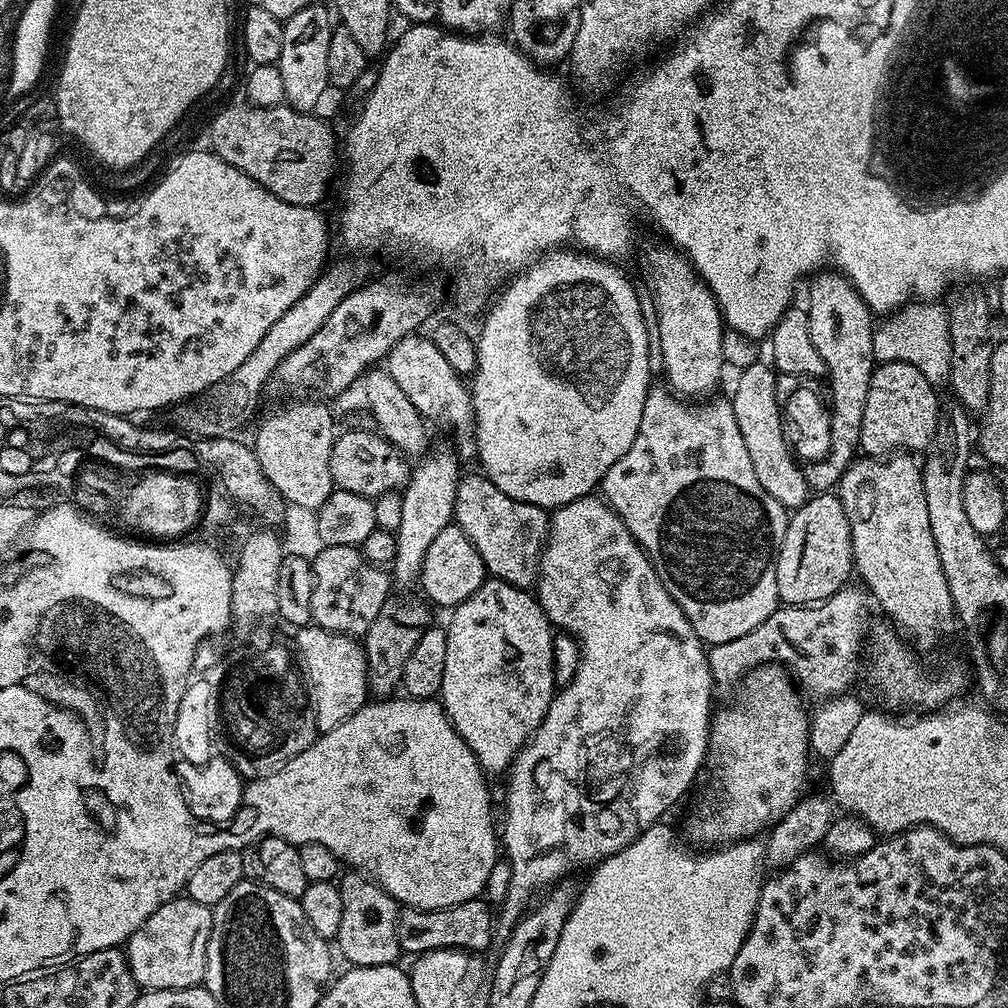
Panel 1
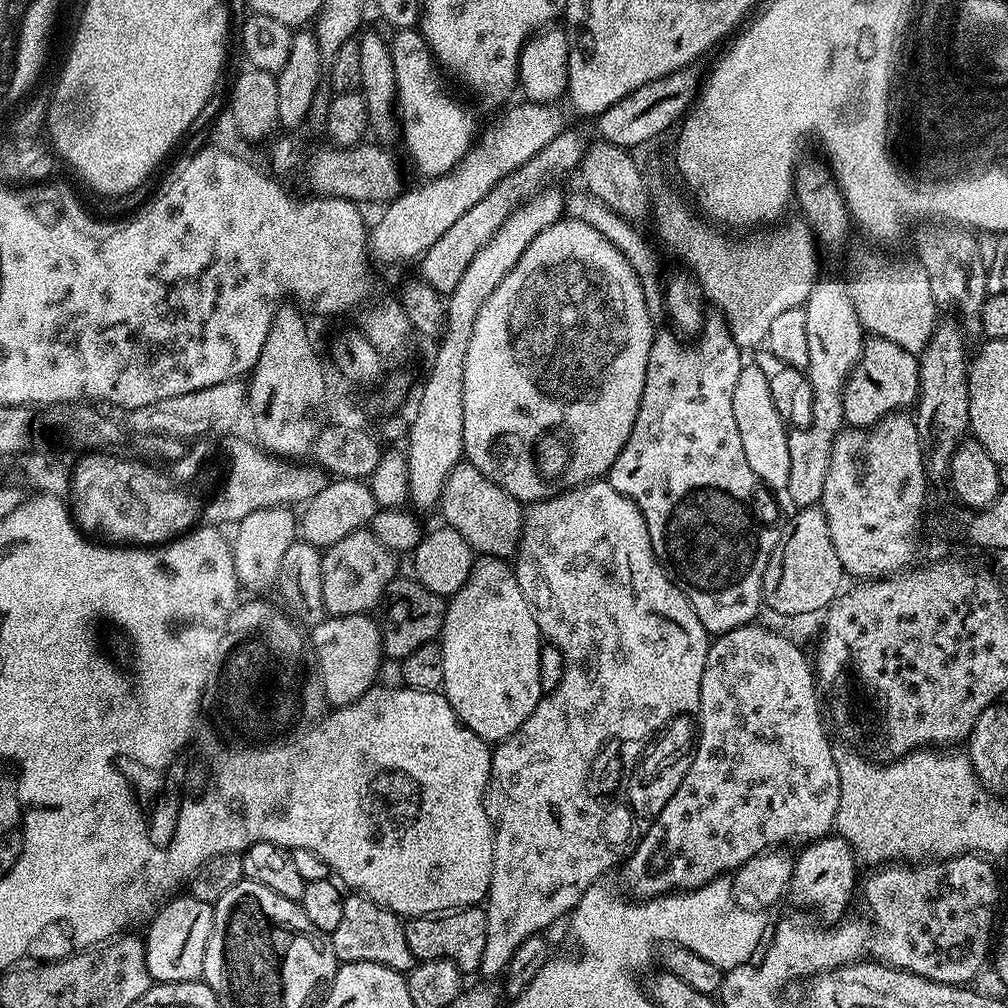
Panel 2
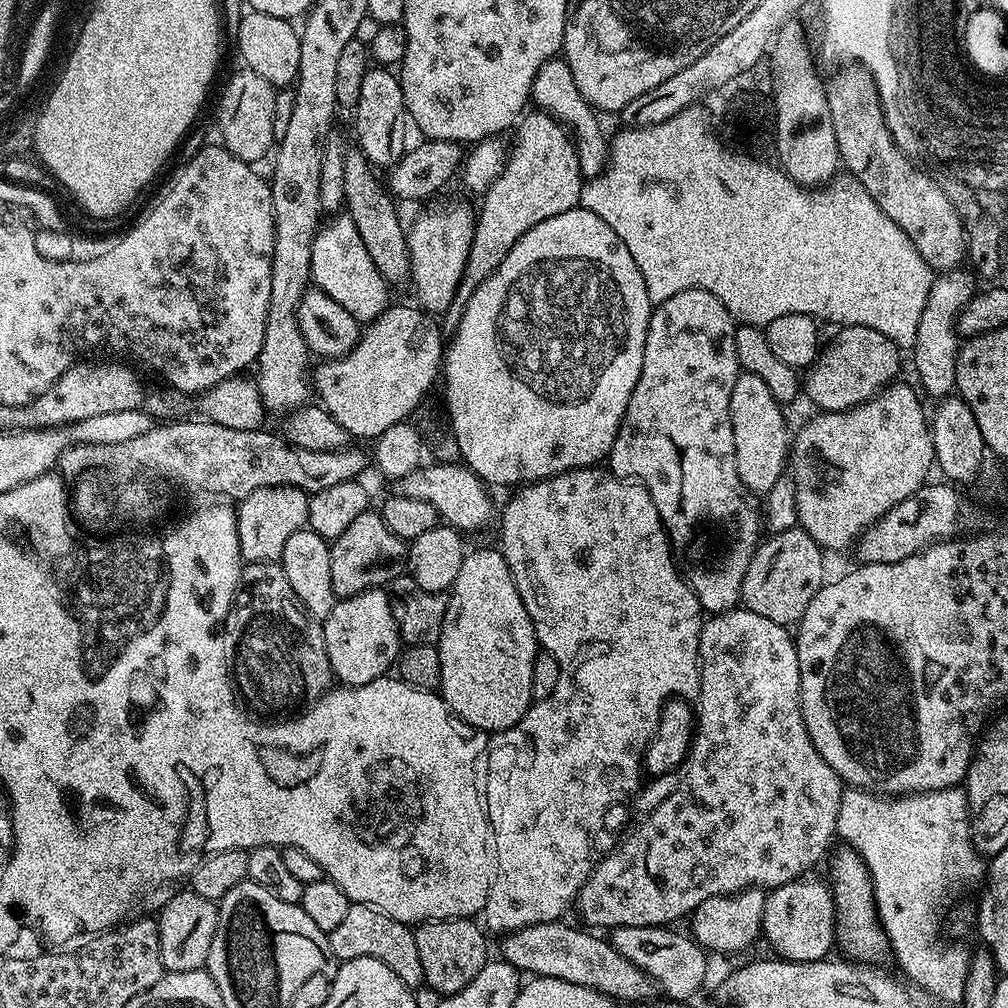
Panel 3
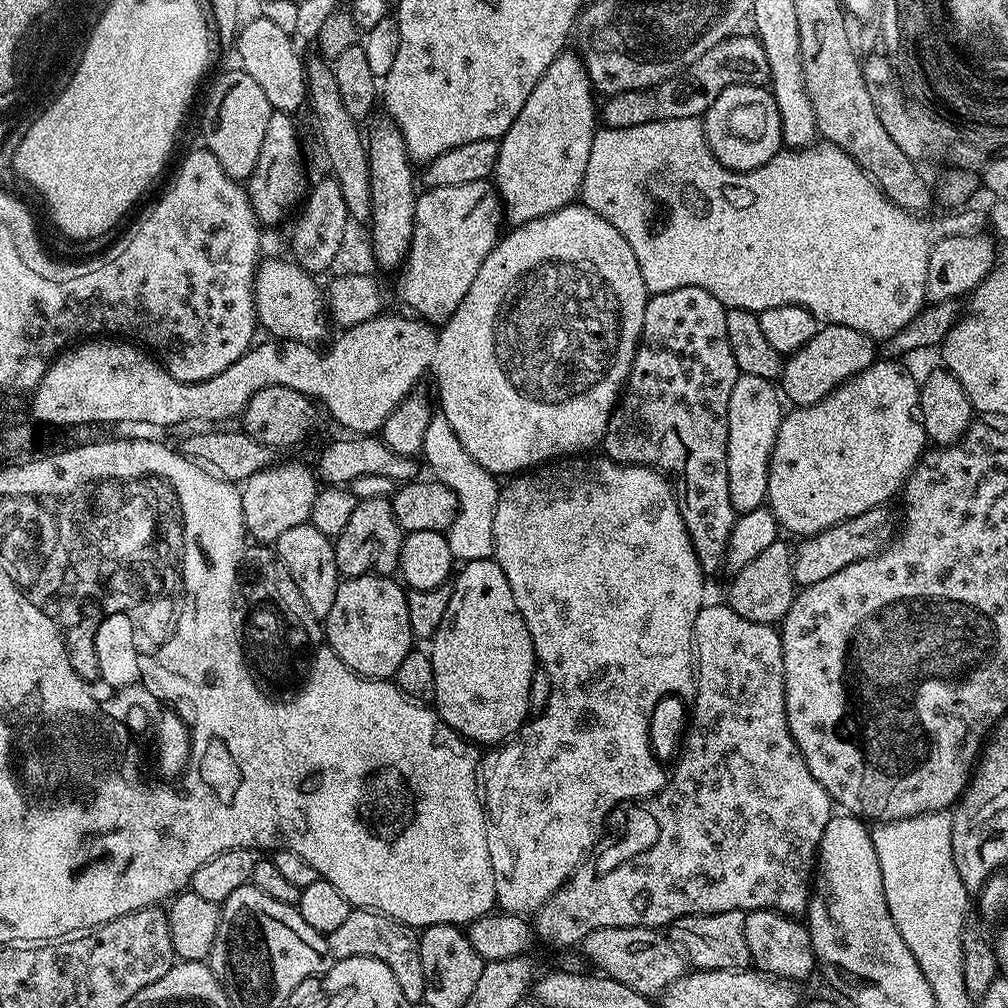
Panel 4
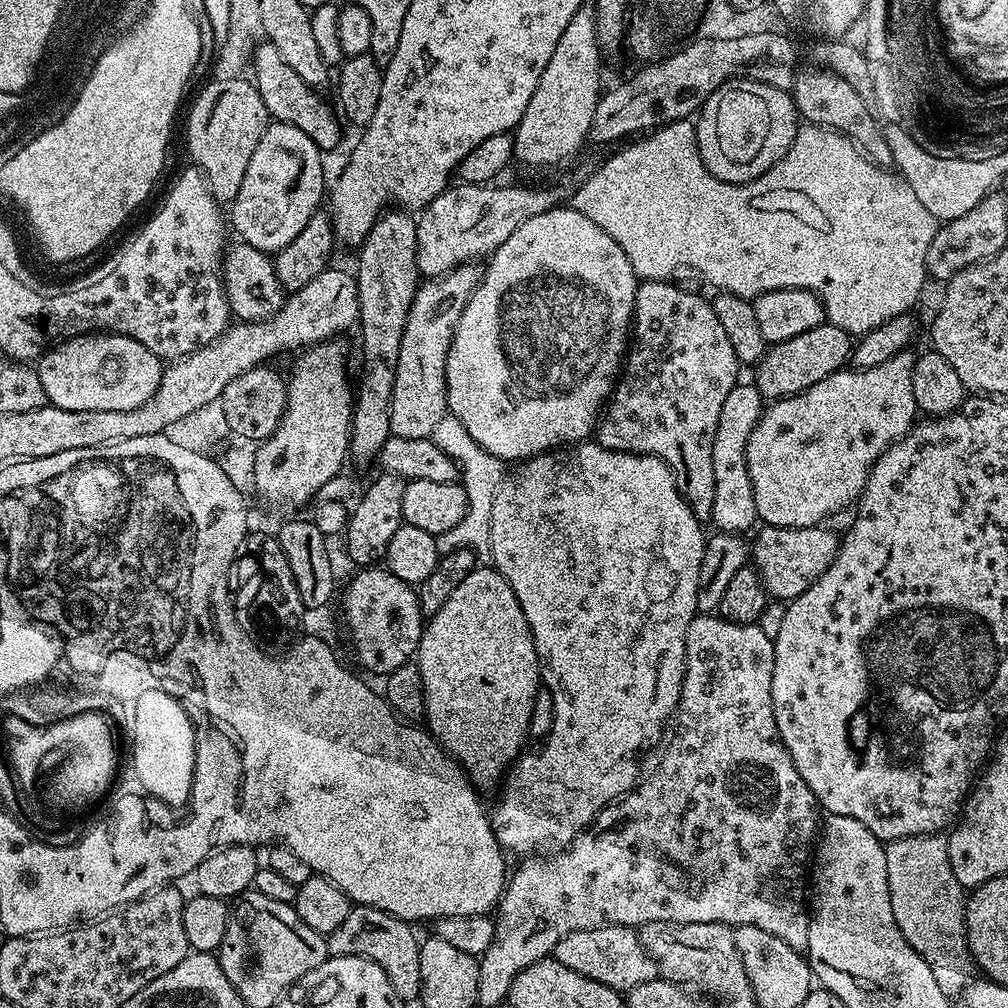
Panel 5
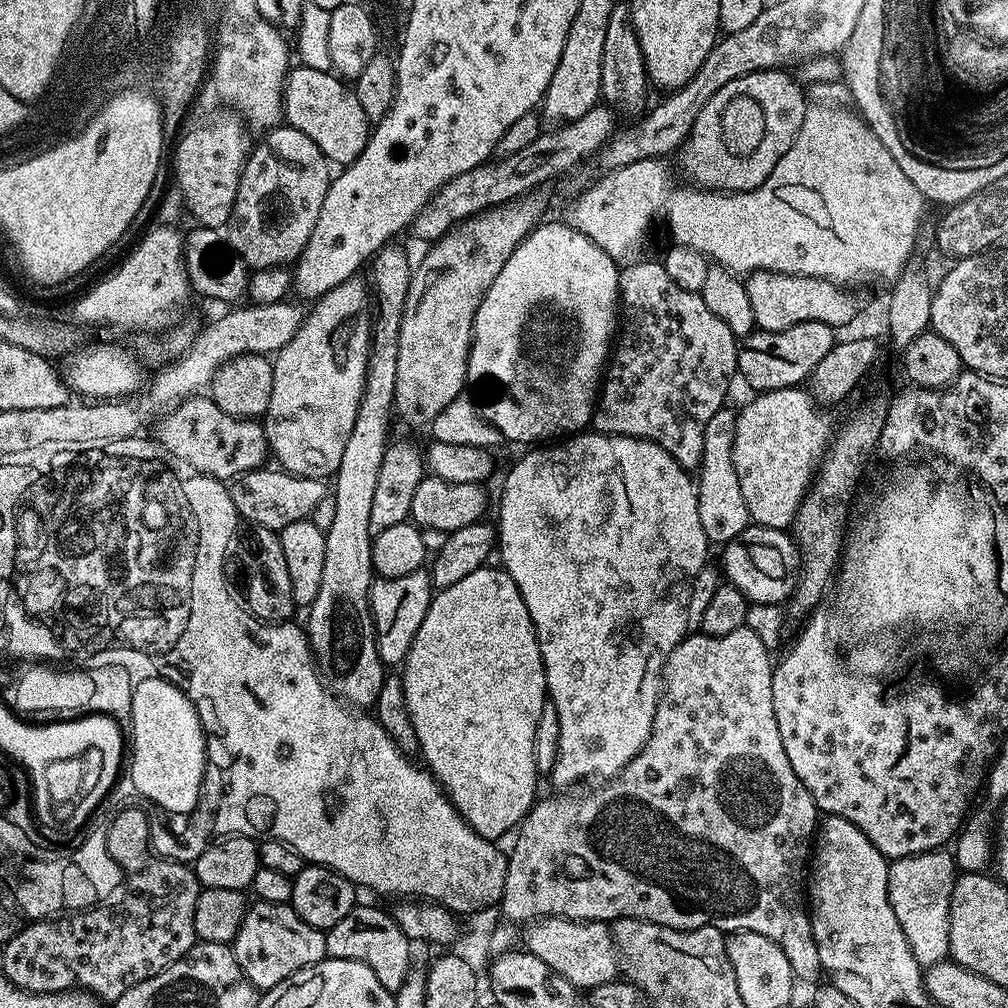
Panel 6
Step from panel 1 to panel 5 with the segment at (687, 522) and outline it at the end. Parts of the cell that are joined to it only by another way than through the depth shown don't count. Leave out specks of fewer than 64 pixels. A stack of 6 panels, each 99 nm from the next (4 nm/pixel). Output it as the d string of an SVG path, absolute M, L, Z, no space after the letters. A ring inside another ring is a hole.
M645 280L636 286L636 311L634 323L630 329L630 343L626 349L626 355L622 361L622 371L613 387L612 395L606 401L606 407L594 429L595 443L601 444L606 450L618 450L619 452L633 452L643 456L657 456L662 462L666 462L676 475L676 485L688 501L690 510L702 522L711 521L714 510L714 430L718 430L718 414L722 414L722 402L726 402L726 394L738 382L736 376L742 371L740 359L734 354L734 346L726 339L718 318L714 314L711 303L703 300L696 292L683 292L675 288L675 283L667 280Z

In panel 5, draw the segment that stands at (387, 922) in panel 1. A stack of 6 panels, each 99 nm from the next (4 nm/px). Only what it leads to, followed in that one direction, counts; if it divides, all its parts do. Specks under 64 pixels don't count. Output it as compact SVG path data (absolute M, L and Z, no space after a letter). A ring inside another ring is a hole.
M353 906L350 914L338 925L338 930L327 933L329 956L361 956L378 966L390 978L394 994L401 1002L420 999L420 945L411 923L399 920L394 914L380 908Z

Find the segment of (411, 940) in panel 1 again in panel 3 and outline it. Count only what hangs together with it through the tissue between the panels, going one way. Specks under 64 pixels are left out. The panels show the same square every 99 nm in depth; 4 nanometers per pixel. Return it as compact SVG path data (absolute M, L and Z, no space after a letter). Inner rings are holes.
M472 918L463 920L430 920L415 929L416 941L418 942L418 958L422 958L422 970L424 971L424 984L434 991L440 993L441 997L453 996L455 992L461 992L482 970L482 966L487 964L490 959L488 953L488 940L485 929L476 925L477 921Z

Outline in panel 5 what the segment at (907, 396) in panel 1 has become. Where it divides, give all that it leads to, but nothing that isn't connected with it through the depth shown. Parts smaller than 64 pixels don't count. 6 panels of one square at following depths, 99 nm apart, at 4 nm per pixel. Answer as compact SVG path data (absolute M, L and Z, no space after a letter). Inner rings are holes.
M827 322L814 326L814 330L806 330L806 334L798 334L798 338L778 342L765 351L764 357L760 359L760 363L755 365L754 368L754 372L756 372L756 377L754 377L756 389L768 402L780 400L783 396L793 396L799 392L805 392L810 386L814 386L814 382L822 382L822 378L841 371L849 363L853 347L853 337L846 330Z

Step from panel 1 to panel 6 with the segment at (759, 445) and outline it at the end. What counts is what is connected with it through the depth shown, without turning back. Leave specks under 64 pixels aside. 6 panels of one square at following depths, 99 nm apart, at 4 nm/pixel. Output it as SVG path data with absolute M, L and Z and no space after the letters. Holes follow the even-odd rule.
M725 406L710 418L706 434L702 438L702 462L698 469L696 493L698 494L698 518L702 521L702 530L713 545L729 544L742 530L750 527L746 498L742 498L742 489L738 486L738 474L734 470L734 426L737 409Z

